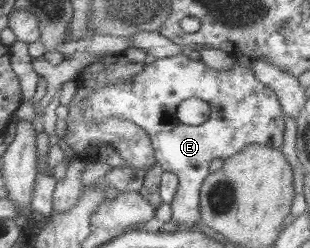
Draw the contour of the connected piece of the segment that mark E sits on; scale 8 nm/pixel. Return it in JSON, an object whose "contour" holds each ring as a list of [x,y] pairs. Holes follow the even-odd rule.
{"contour":[[[187,53],[175,57],[158,58],[145,71],[125,81],[115,81],[97,89],[83,105],[86,119],[101,125],[111,118],[131,120],[151,134],[158,163],[166,171],[180,177],[180,190],[172,203],[173,219],[181,223],[183,231],[197,231],[203,221],[202,191],[215,159],[229,160],[251,145],[283,146],[285,110],[278,94],[270,85],[259,80],[253,65],[245,67],[237,62],[231,70],[219,70],[203,60],[195,60]],[[191,97],[209,101],[213,113],[203,125],[187,125],[178,117],[179,107]]]}

